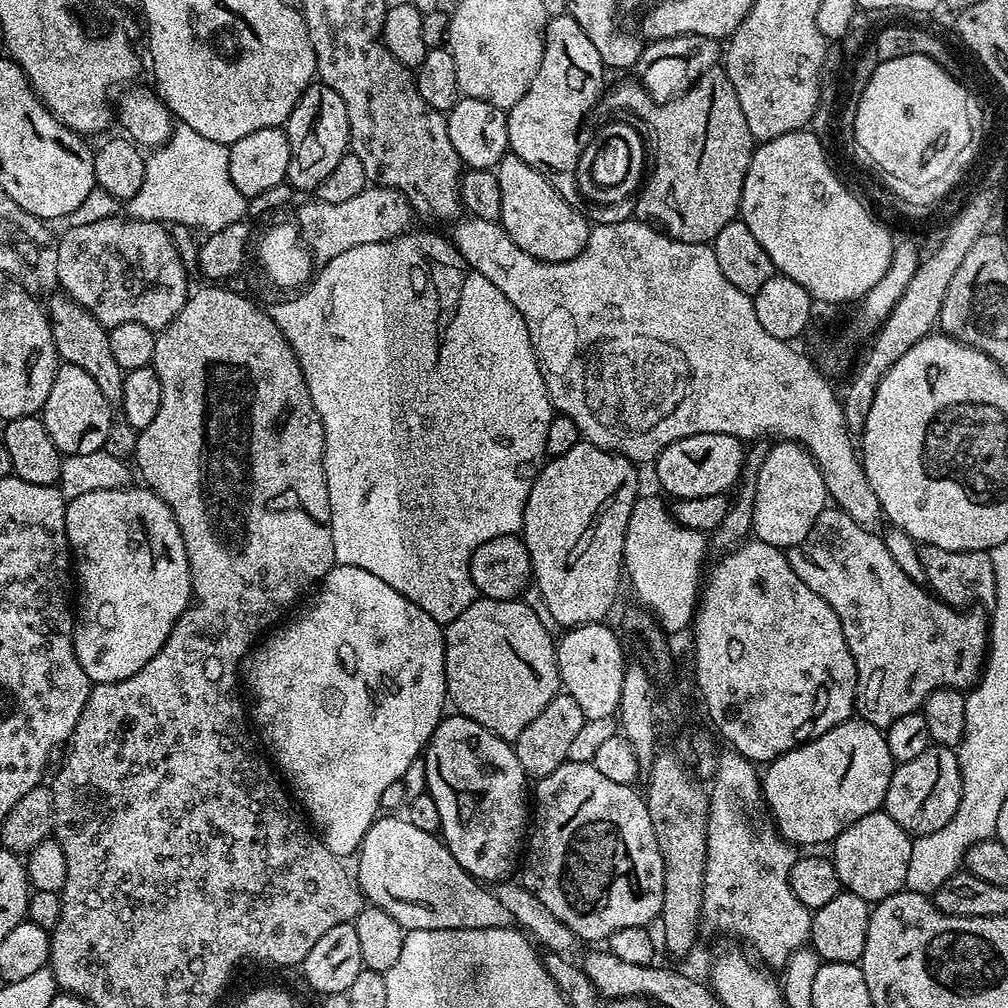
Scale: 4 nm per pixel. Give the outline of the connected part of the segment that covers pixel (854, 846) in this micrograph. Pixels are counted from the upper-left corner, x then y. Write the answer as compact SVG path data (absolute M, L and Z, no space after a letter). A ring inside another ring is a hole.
M877 810L866 814L866 818L858 818L858 822L854 822L849 828L842 830L842 834L838 834L836 839L831 841L830 859L836 868L841 885L847 891L858 894L858 898L869 902L885 900L887 896L901 891L906 885L906 870L910 866L912 842L913 837L902 826L898 826L898 822L894 822L894 818L890 818L888 813L883 810Z

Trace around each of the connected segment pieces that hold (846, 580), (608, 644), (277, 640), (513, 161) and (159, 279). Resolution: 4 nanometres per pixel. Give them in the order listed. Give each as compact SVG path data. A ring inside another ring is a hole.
M829 506L818 514L810 534L786 555L794 574L838 614L846 646L856 663L856 706L859 719L887 730L898 718L923 709L924 700L936 688L968 690L980 679L988 651L989 621L980 610L957 610L923 585L915 584L894 562L877 533L858 526L850 514Z
M604 622L580 624L577 628L567 629L556 640L556 661L563 691L578 702L585 720L613 718L620 710L626 659L615 630L606 625Z
M336 564L324 575L324 579L319 581L318 587L311 593L311 596L312 601L293 620L285 619L279 627L269 631L263 637L264 641L261 639L251 649L246 660L246 667L242 672L242 684L246 689L247 699L250 701L251 723L258 736L258 731L260 731L259 739L262 744L262 739L264 739L264 744L268 747L269 752L267 755L274 761L279 775L286 781L295 803L303 809L306 816L306 811L308 811L307 819L314 825L315 831L330 850L330 854L341 858L352 858L359 853L366 830L370 830L373 820L377 819L378 813L381 811L380 799L382 793L386 791L386 786L403 781L406 770L427 748L428 739L432 737L434 730L445 715L444 704L446 708L448 687L444 669L444 628L437 620L430 618L430 614L426 614L426 610L422 610L414 602L410 602L410 598L398 594L398 590L394 590L394 586L386 586L386 582L382 582L382 578L378 578L376 575L370 574L370 570L362 570L358 566Z
M506 154L496 165L494 171L498 178L498 190L502 198L502 214L498 223L506 230L506 234L510 234L510 238L514 238L514 246L526 250L526 254L542 262L566 262L583 250L590 231L589 217L585 213L584 217L577 205L566 202L562 194L558 194L558 190L554 190L554 186L550 186L550 182L546 182L542 174L538 174L538 170L526 166L522 158Z
M113 216L83 226L68 226L54 246L54 270L59 289L88 309L104 328L133 322L159 332L177 316L190 295L184 264L163 228L155 221L124 216Z

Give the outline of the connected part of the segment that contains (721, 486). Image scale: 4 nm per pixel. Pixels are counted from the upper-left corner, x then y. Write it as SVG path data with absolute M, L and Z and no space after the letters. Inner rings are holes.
M694 434L690 438L682 438L656 457L654 467L656 467L656 480L672 495L676 500L685 500L686 498L706 498L710 494L719 492L727 493L735 489L736 482L740 478L742 462L746 448L737 436L730 434Z

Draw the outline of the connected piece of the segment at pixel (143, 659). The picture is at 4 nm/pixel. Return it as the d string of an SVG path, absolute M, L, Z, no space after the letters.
M147 486L139 487L94 490L66 503L66 538L78 585L72 641L78 666L86 670L93 685L113 684L138 674L162 650L170 630L194 600L188 555L178 522L158 493Z

